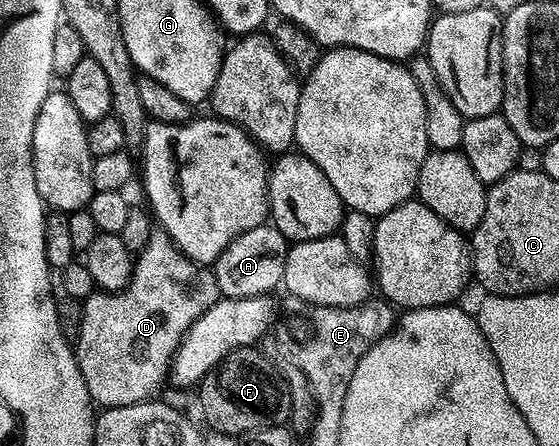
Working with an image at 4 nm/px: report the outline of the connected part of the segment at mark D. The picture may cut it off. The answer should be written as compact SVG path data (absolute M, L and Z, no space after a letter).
M159 230L154 233L151 242L148 243L147 248L138 253L135 260L135 273L131 276L131 281L119 292L104 292L96 290L83 301L83 317L81 318L81 326L77 330L79 341L74 341L73 347L75 350L75 357L79 363L81 374L85 378L85 386L89 390L91 399L95 401L100 409L116 408L117 406L133 406L139 404L143 400L152 399L156 395L155 392L163 384L163 379L166 381L169 376L169 369L172 360L175 358L175 351L179 349L179 343L183 340L183 335L188 332L193 326L193 322L197 322L205 314L205 310L209 310L221 298L219 287L217 286L217 278L214 271L210 267L202 264L195 264L188 258L187 255L175 246L167 237L167 233Z

